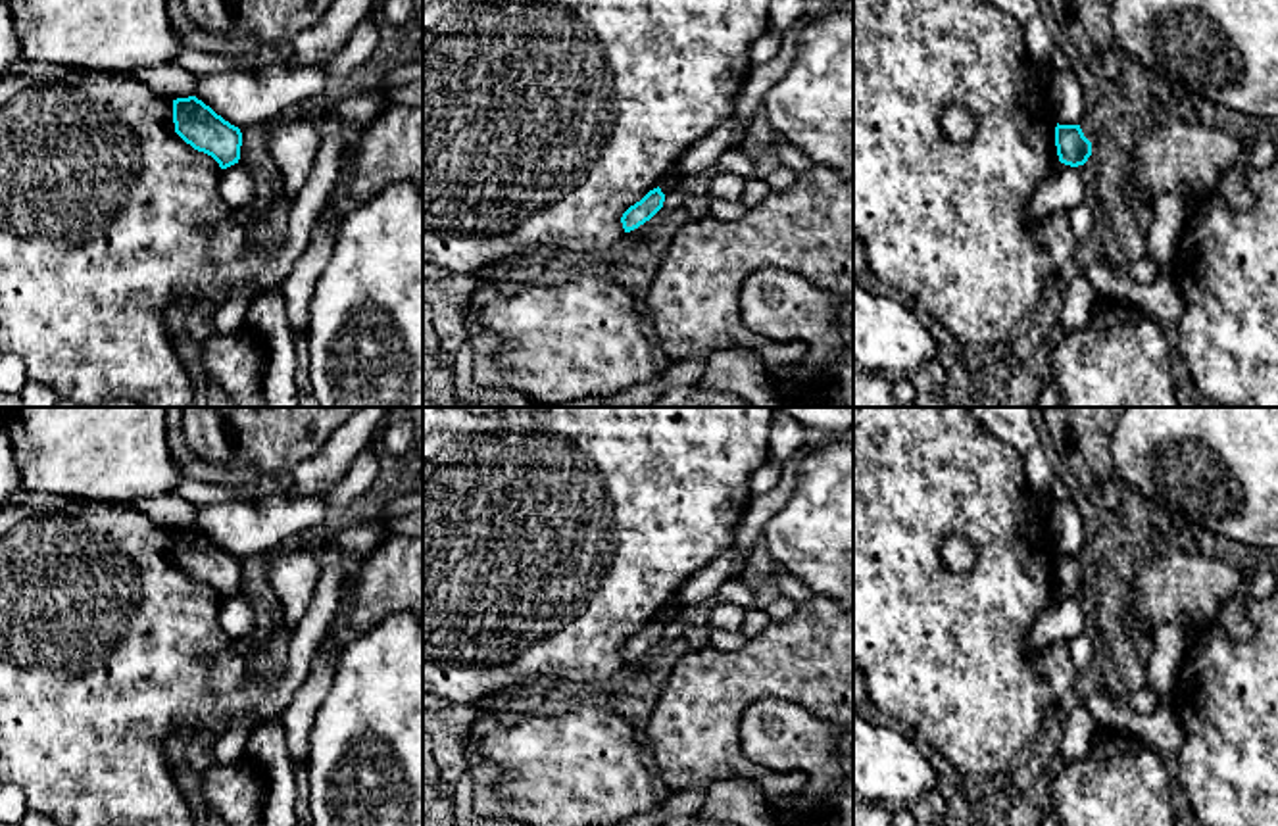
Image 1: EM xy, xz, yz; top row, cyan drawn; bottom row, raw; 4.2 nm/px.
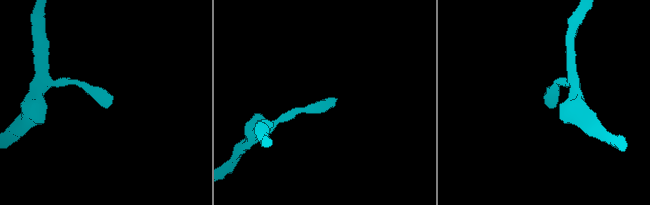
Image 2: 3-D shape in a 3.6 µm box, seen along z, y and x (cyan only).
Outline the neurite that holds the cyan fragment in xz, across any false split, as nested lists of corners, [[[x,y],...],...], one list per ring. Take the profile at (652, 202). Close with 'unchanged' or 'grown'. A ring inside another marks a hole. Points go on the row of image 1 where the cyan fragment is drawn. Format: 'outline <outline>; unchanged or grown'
outline [[[659,186],[650,190],[640,202],[630,206],[623,213],[621,223],[625,232],[630,232],[640,225],[644,225],[646,221],[650,221],[663,207],[663,202],[665,202],[665,194],[661,192]]]; unchanged

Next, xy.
outline [[[196,96],[173,100],[175,133],[194,150],[211,156],[221,169],[240,159],[242,133]]]; unchanged

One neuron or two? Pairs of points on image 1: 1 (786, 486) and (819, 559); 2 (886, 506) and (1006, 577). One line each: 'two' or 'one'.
1: two
2: one

